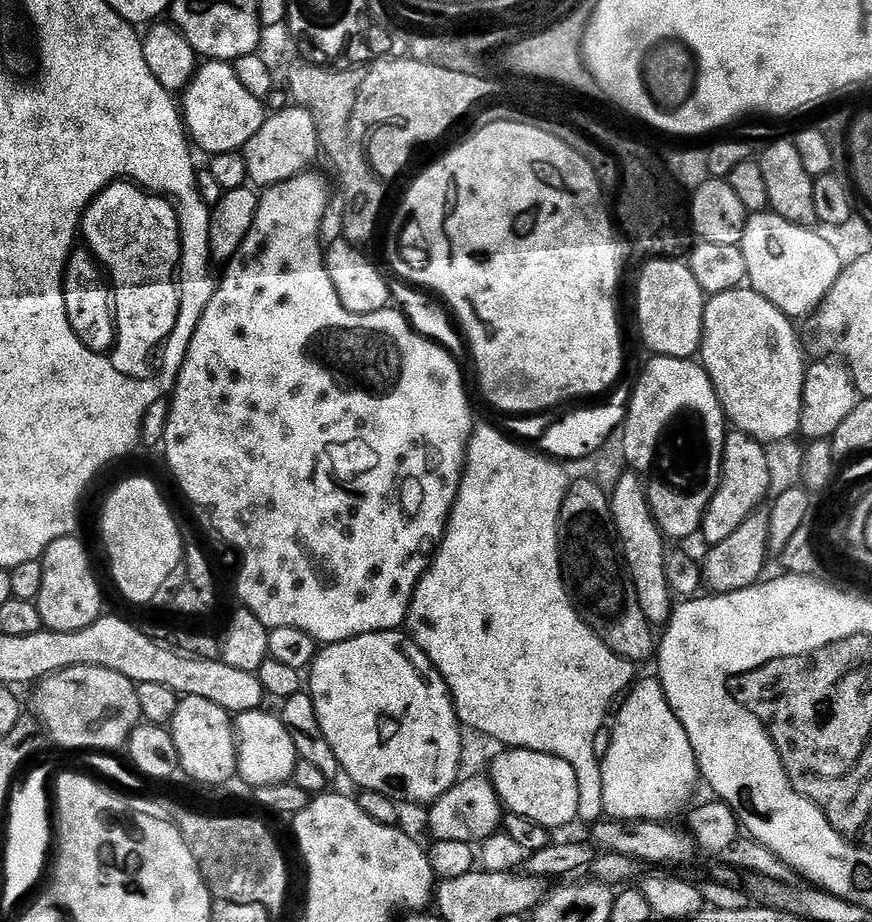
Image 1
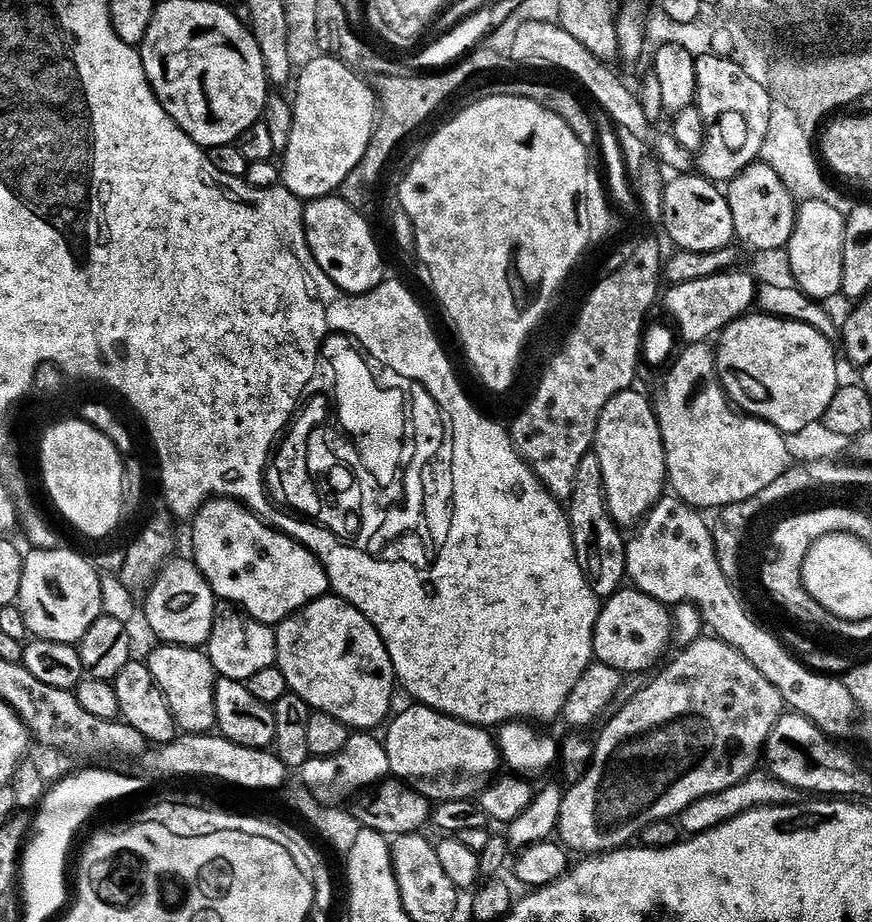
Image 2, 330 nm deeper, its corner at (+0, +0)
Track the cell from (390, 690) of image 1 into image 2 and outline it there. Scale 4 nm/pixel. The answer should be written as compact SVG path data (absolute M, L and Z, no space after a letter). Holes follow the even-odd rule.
M327 594L318 600L310 601L310 603L301 608L300 611L296 611L292 616L286 617L286 619L275 625L275 629L276 645L278 646L276 668L278 672L284 675L285 682L289 684L287 687L291 689L293 693L301 696L301 698L308 703L312 712L330 714L330 718L338 718L338 722L342 722L349 730L376 730L376 727L378 727L380 723L383 725L385 721L389 719L390 713L388 714L388 711L392 708L392 691L397 691L398 688L396 671L390 662L390 654L386 650L386 646L382 642L378 630L374 630L374 626L370 626L368 619L354 606L350 606L345 600L340 599L340 597L335 594Z

